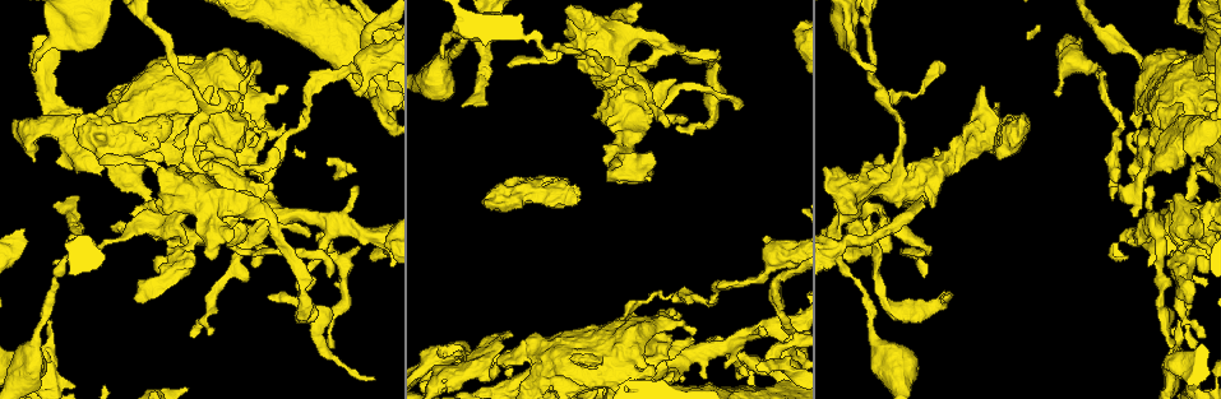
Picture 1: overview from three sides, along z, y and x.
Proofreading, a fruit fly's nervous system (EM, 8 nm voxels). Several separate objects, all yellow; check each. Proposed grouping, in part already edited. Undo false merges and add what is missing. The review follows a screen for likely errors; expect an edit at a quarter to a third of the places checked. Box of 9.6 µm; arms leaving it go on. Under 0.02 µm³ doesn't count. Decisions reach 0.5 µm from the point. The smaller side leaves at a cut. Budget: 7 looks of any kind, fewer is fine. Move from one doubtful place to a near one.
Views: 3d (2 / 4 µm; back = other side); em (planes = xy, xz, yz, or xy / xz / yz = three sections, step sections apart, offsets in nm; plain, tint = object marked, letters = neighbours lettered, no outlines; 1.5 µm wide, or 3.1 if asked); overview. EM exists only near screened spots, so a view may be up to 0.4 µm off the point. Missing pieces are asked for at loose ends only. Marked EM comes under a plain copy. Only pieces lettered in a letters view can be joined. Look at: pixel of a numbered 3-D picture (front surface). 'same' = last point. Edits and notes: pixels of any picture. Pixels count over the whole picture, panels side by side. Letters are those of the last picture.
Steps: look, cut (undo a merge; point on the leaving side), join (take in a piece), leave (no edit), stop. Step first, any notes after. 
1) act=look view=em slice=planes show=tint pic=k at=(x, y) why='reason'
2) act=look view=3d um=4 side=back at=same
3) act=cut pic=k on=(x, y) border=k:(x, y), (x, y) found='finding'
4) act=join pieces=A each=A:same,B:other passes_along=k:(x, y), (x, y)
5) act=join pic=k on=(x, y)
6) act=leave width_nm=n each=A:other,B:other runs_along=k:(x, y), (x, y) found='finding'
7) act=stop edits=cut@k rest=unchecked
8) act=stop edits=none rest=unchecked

act=look view=3d um=2 pic=1 at=(80, 116) why='free end'

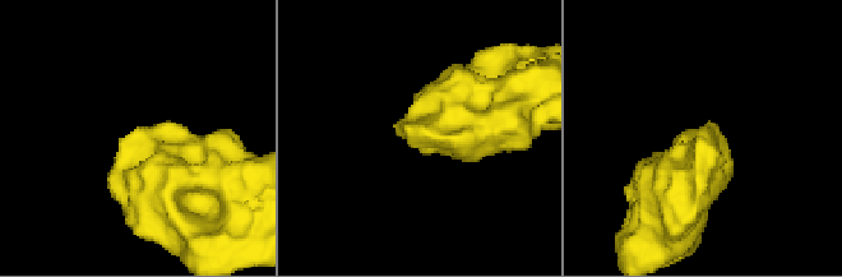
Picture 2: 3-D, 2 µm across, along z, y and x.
act=look view=em slice=xz step=4 show=letters pic=2 at=(138, 127)

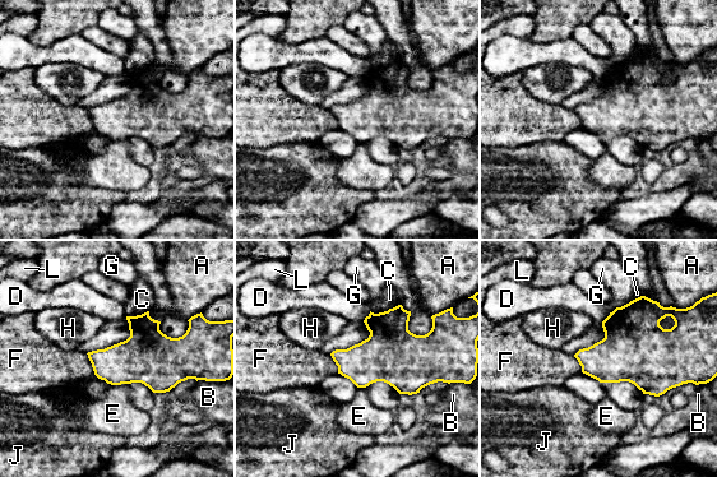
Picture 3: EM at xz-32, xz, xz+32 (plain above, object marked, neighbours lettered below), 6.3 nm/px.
act=leave longest_contact=C:200nm each=A:other,B:other,C:other,D:other,E:other,F:other,G:other,H:other,J:other,L:other border=3:(109, 383), (128, 384) found='no lettered piece goes on from it'

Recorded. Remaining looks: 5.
act=look view=em slice=yz step=4 show=tint pic=1 at=(442, 57) why='an open end'

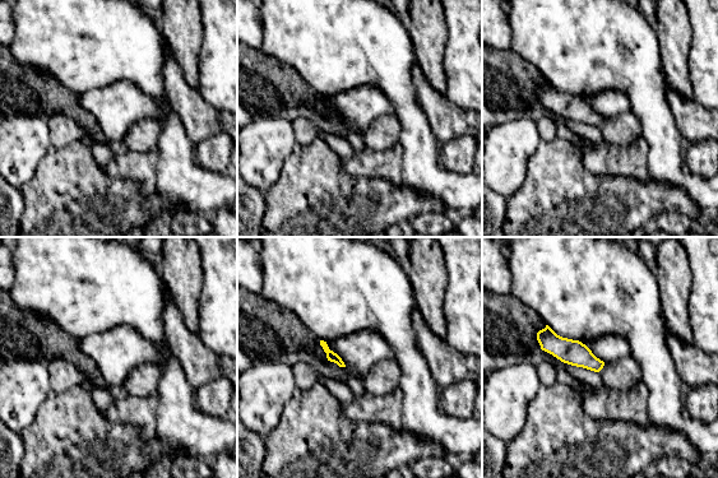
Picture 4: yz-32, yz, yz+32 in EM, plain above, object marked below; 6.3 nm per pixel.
act=look view=em slice=planes show=letters at=same

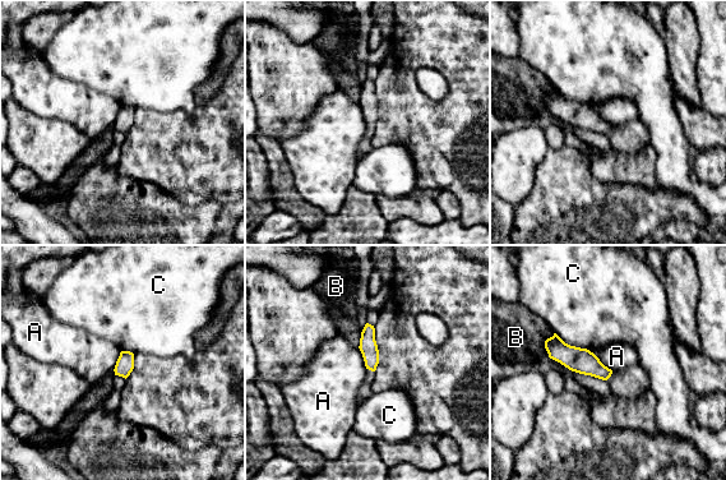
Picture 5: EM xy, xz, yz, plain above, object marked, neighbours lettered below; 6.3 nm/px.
act=leave each=A:other,B:other,C:other runs_along=5:(548, 344), (572, 358), (607, 373) found='none of them fits'

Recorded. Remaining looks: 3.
act=look view=em slice=xy step=8 show=tint pic=1 at=(230, 246) why='sharp bend'

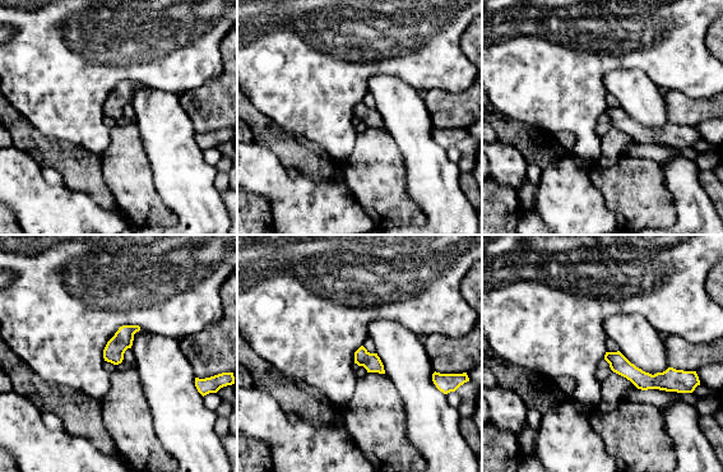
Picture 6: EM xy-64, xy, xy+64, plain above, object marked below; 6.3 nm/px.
act=look view=em slice=xy step=8 show=letters at=same why='see the neighbours'

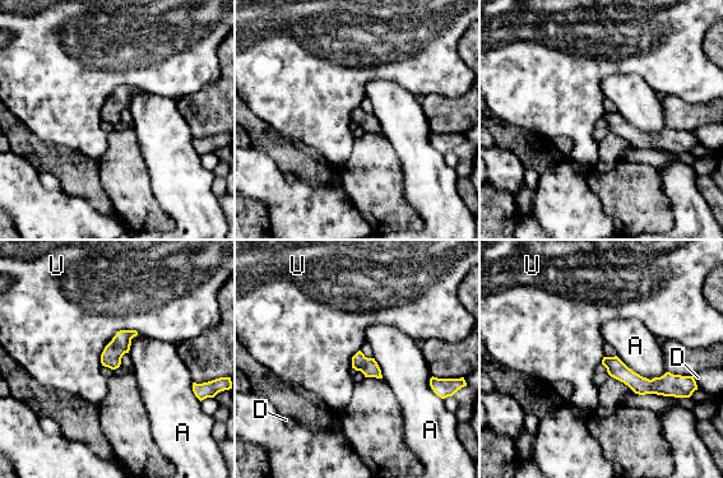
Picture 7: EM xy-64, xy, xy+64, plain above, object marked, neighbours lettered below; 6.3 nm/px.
act=leave width_nm=90 each=A:other,D:other,U:other runs_along=7:(606, 360), (639, 385), (672, 381) found='one neuron here'

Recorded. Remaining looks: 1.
act=stop edits=none rest=unchecked

